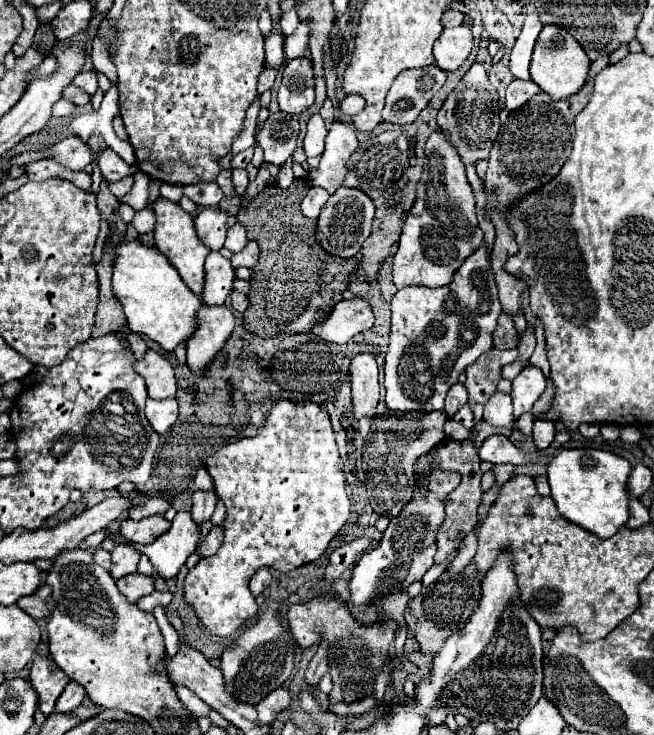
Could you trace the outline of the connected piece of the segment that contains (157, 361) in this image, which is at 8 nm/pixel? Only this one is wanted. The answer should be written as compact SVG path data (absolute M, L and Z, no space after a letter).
M148 349L144 353L144 359L134 363L134 369L138 375L144 377L148 387L148 397L152 399L168 399L176 395L176 377L170 361L154 351Z

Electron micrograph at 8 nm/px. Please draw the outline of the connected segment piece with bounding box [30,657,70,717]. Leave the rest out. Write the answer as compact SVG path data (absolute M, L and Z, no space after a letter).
M36 657L30 667L30 683L40 697L40 711L48 717L64 687L70 683L70 677L50 657Z

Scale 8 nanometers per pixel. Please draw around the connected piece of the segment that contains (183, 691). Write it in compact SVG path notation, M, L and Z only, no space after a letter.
M176 685L176 693L178 693L178 697L182 699L182 703L184 703L194 715L208 715L208 713L210 713L210 707L204 705L188 687Z

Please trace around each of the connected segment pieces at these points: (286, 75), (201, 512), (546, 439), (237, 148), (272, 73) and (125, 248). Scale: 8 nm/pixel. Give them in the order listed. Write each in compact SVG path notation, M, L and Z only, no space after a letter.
M306 57L288 59L282 71L282 85L278 91L280 111L298 115L314 103L314 71Z
M196 489L194 495L192 495L192 517L196 523L202 523L202 521L208 521L214 513L214 507L216 507L216 493L214 489Z
M536 419L534 421L534 443L538 449L550 447L556 435L556 425L550 419Z
M254 101L254 105L252 105L252 107L248 109L248 113L246 113L246 121L244 121L242 131L240 131L240 133L236 135L236 139L232 141L232 153L234 153L234 155L238 155L240 151L256 145L256 141L254 141L254 129L256 129L258 111L260 111L260 105L258 105L258 101Z
M267 68L262 71L257 85L257 90L261 94L262 92L269 90L275 82L276 76L278 74L277 69Z
M120 239L114 247L112 289L114 297L122 303L130 331L150 337L164 351L172 351L196 329L194 319L196 311L202 307L200 297L190 293L166 255L154 247L146 247L138 239Z

